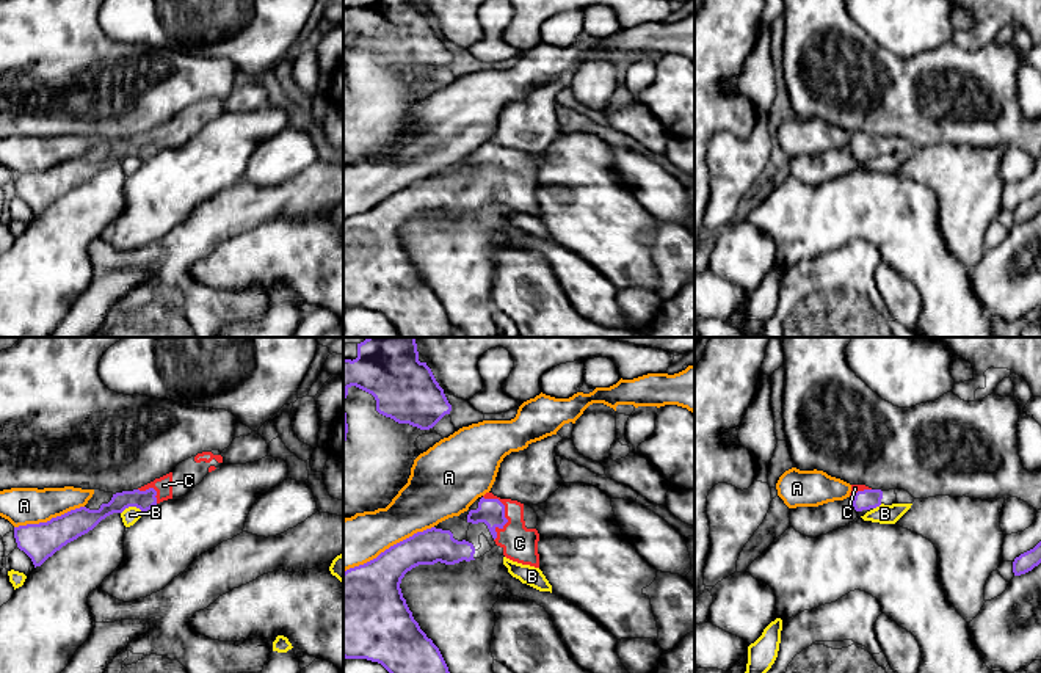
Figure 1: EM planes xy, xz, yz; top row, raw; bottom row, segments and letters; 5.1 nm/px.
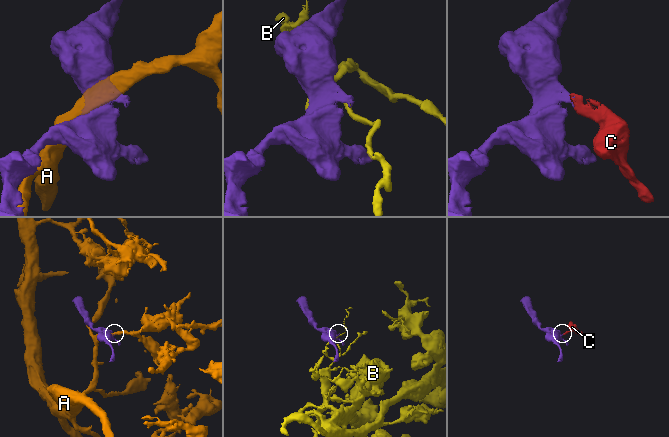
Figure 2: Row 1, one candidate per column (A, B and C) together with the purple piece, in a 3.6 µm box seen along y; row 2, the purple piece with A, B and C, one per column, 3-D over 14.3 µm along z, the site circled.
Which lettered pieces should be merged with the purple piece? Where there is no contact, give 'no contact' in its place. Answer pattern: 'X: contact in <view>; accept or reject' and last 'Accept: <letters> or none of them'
A: contact in xz; reject
B: contact in xy; reject
C: contact in xz; accept
Accept: C

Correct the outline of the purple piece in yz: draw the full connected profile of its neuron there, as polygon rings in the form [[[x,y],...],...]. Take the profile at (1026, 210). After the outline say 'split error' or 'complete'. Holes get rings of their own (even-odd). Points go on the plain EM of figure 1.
[[[1041,190],[1030,199],[1021,202],[1013,210],[1014,224],[1025,223],[1041,212]]] | complete

